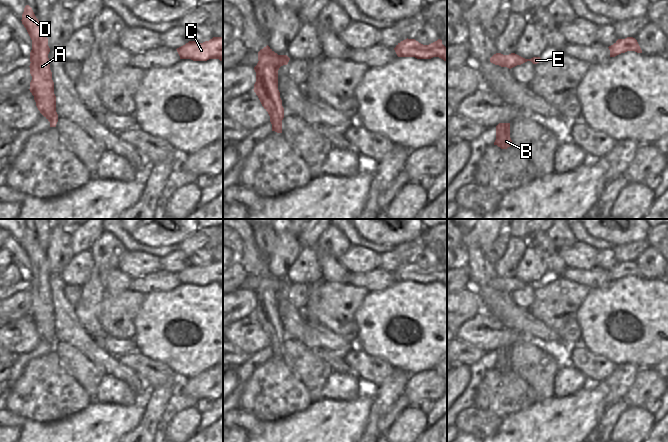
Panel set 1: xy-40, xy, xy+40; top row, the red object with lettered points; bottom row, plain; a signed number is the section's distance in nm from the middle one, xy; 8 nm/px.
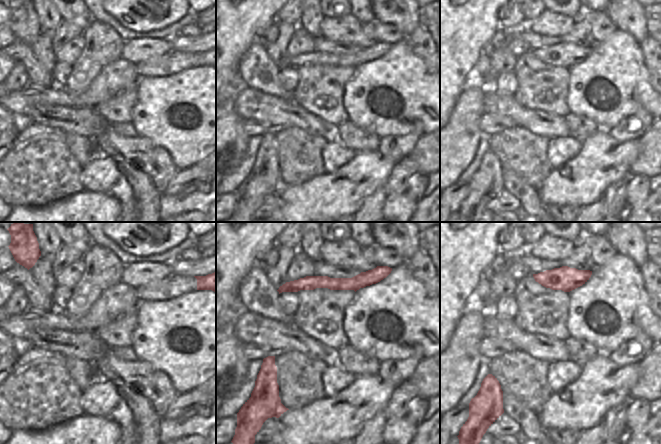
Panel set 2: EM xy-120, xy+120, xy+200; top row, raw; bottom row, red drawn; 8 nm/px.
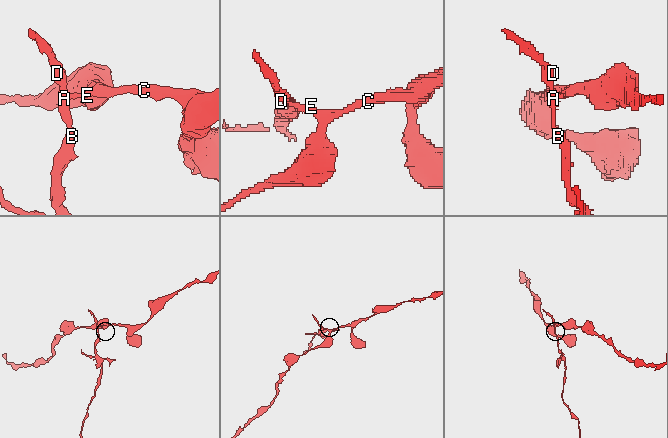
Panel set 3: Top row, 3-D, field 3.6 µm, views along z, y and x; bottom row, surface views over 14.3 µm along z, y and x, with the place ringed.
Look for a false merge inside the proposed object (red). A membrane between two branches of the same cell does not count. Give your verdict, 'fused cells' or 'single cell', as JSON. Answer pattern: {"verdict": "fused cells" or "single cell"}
{"verdict": "fused cells"}

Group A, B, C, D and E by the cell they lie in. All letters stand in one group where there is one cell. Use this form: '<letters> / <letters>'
A B D / C E

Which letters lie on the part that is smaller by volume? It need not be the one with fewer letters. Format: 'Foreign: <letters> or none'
Foreign: A, B, D

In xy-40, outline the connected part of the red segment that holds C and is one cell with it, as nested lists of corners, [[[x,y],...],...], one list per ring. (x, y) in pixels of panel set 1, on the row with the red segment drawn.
[[[213,37],[203,43],[189,41],[176,50],[180,59],[191,59],[193,61],[219,59],[223,63],[223,37]]]

